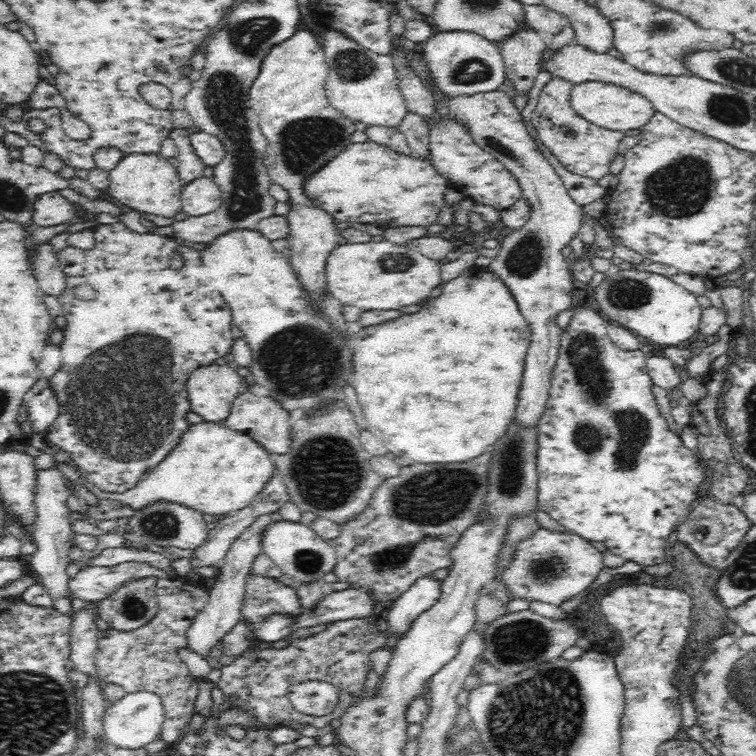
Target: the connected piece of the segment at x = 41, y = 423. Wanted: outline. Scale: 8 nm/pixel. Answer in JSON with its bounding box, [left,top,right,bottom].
[27,379,61,433]

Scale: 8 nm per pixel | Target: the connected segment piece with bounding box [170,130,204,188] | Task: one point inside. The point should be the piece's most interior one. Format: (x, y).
(189, 168)

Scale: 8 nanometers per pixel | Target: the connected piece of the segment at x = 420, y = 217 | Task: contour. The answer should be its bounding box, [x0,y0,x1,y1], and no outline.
[306,141,448,229]

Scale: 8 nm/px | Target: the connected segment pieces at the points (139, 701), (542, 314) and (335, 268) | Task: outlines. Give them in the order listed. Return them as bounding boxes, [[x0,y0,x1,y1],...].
[[104,690,165,749],[449,87,586,422],[323,240,442,311]]

